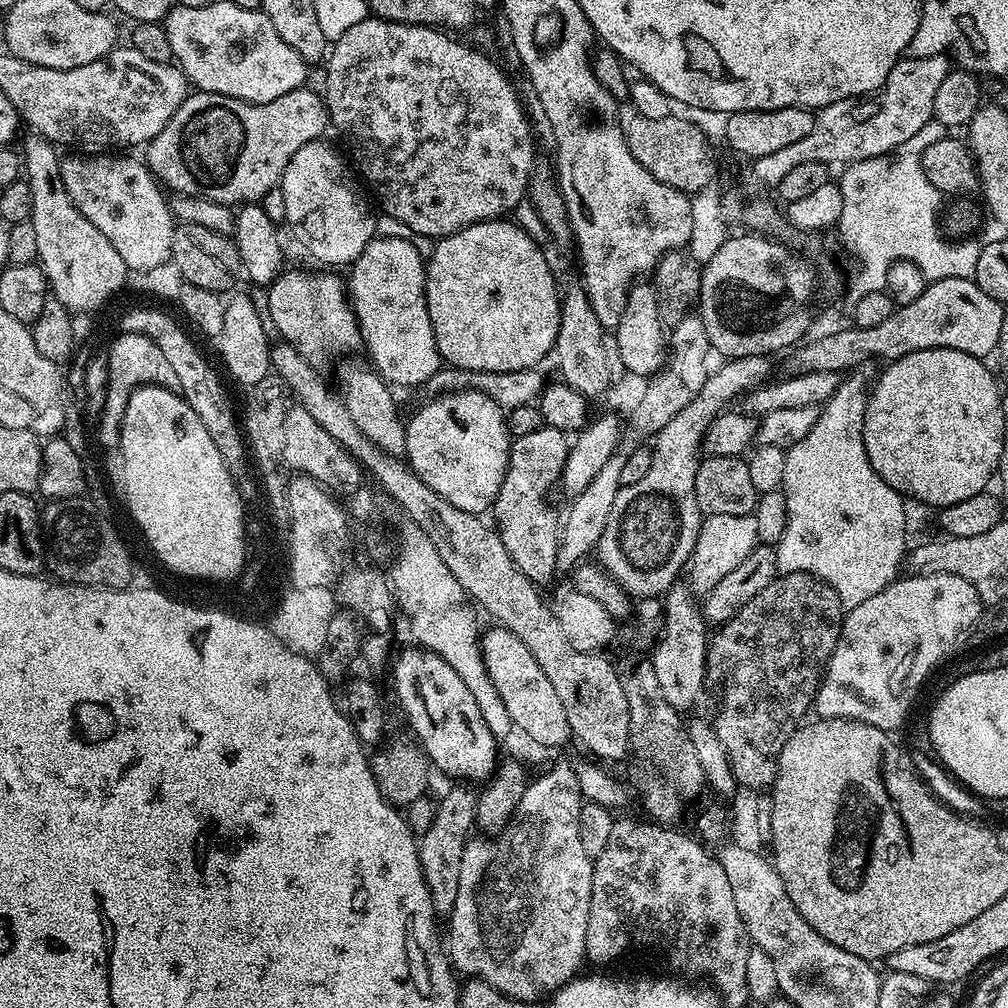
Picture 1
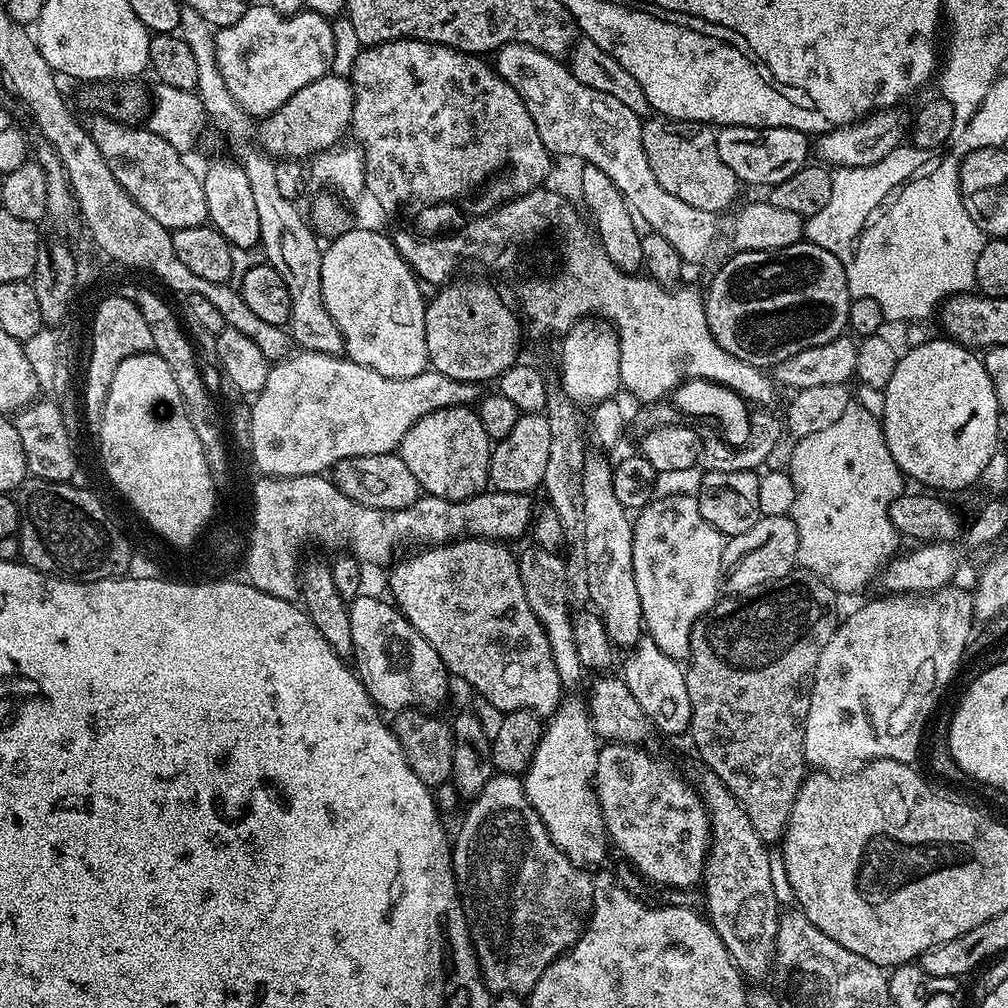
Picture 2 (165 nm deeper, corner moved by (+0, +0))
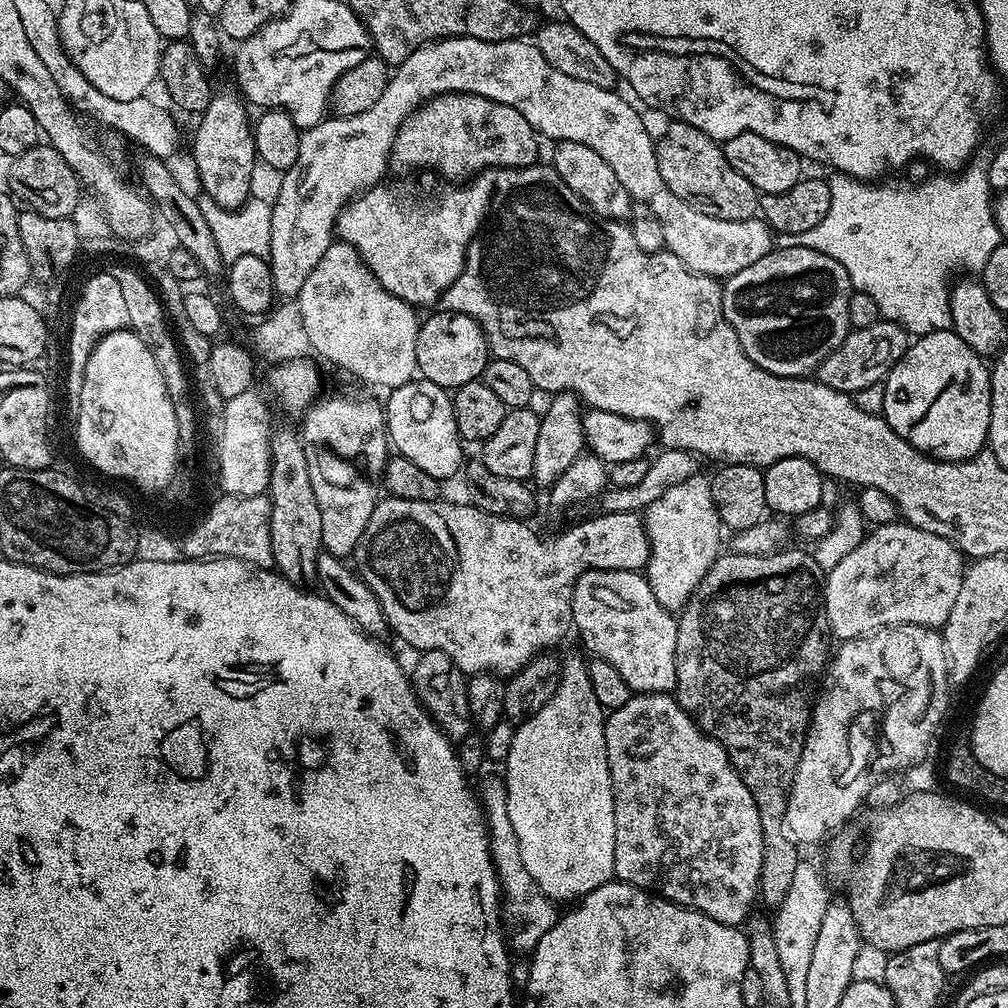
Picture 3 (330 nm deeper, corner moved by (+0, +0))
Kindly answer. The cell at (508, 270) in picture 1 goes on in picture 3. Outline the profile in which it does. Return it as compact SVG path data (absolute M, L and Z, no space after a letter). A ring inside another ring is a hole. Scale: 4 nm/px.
M436 310L432 317L421 323L418 334L418 346L416 347L416 367L419 375L423 379L434 382L438 386L449 390L455 390L458 386L466 386L466 382L478 380L483 377L484 367L488 364L490 353L488 343L484 337L484 332L480 329L480 324L472 316L458 314L457 312L445 312Z

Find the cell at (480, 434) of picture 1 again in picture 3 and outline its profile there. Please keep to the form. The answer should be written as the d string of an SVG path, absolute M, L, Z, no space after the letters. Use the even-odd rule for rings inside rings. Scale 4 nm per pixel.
M413 378L408 384L391 389L387 396L386 427L391 447L399 455L414 462L419 469L426 470L427 474L433 475L438 481L447 482L456 471L459 473L466 460L466 457L464 458L466 444L458 434L458 422L454 422L454 406L449 389L423 378Z

